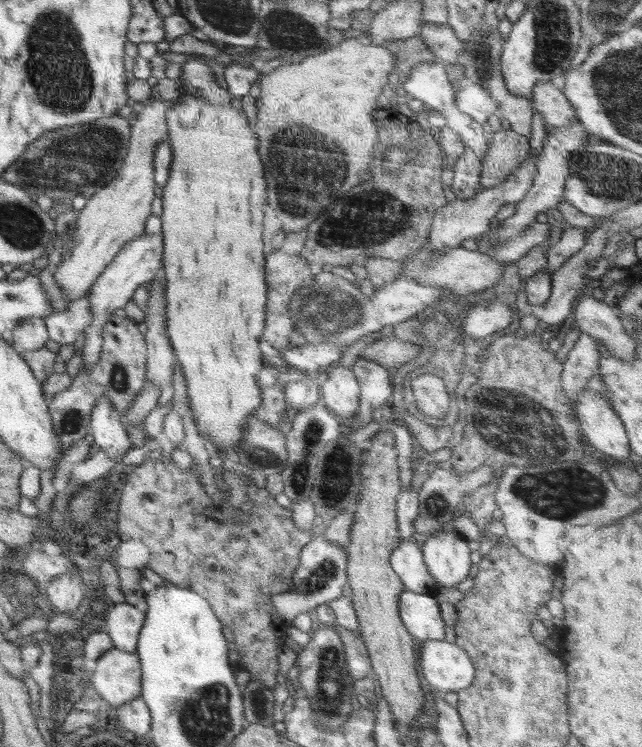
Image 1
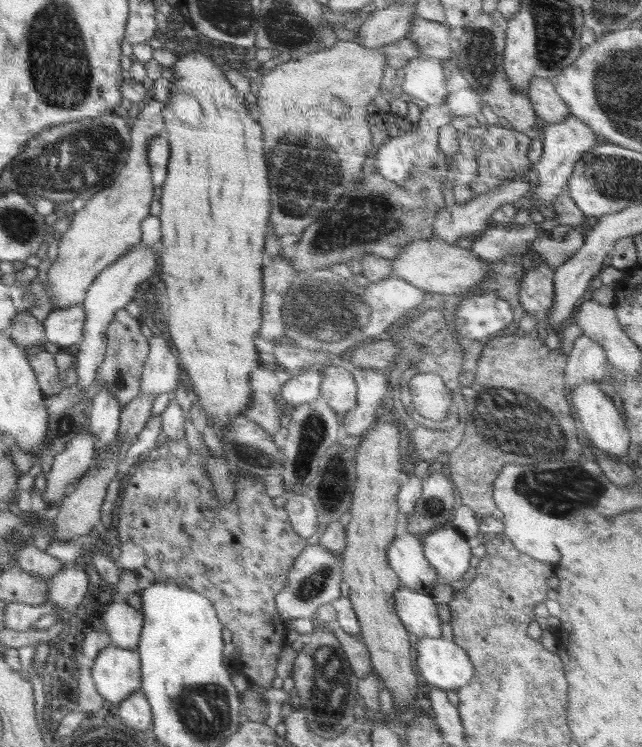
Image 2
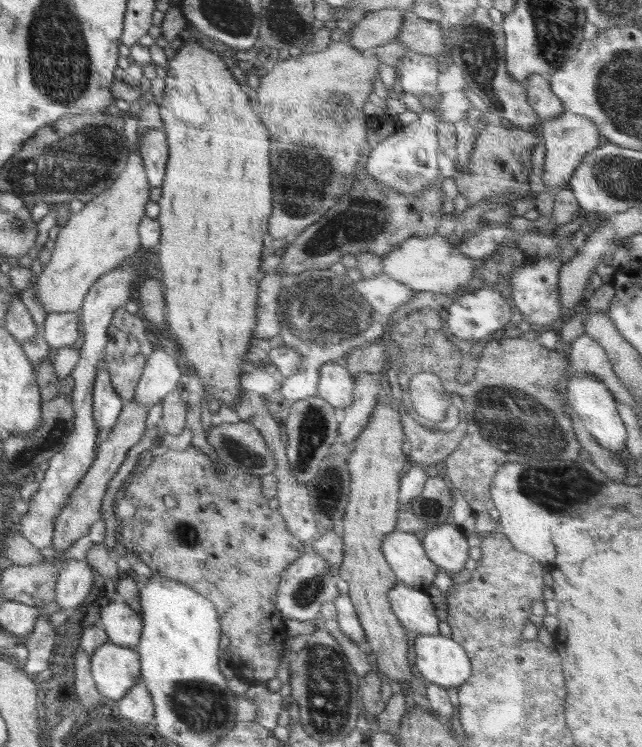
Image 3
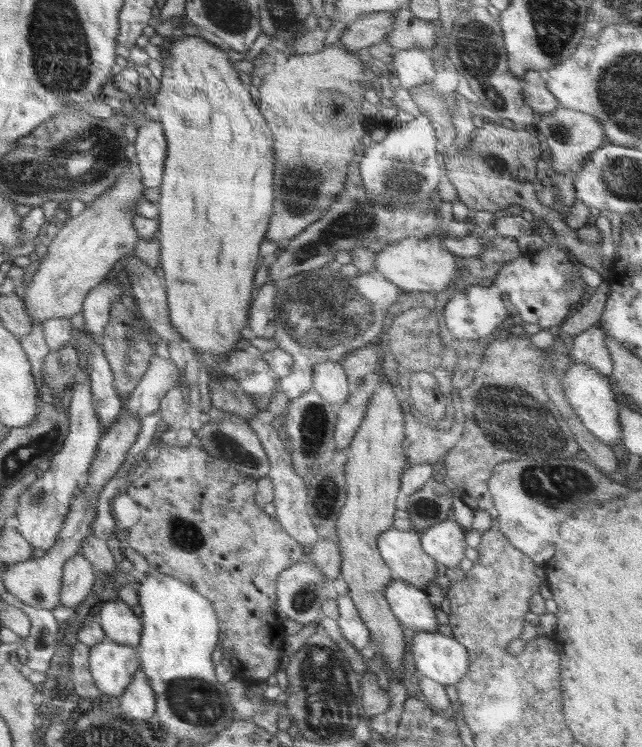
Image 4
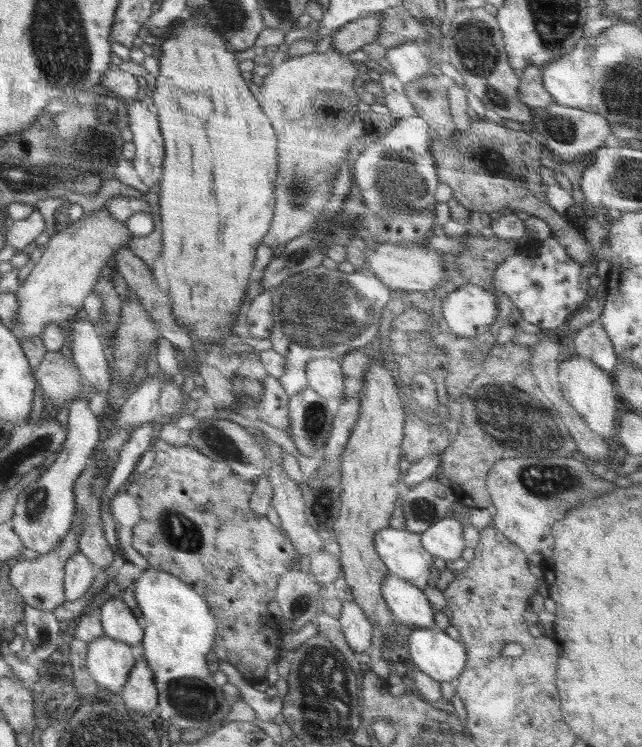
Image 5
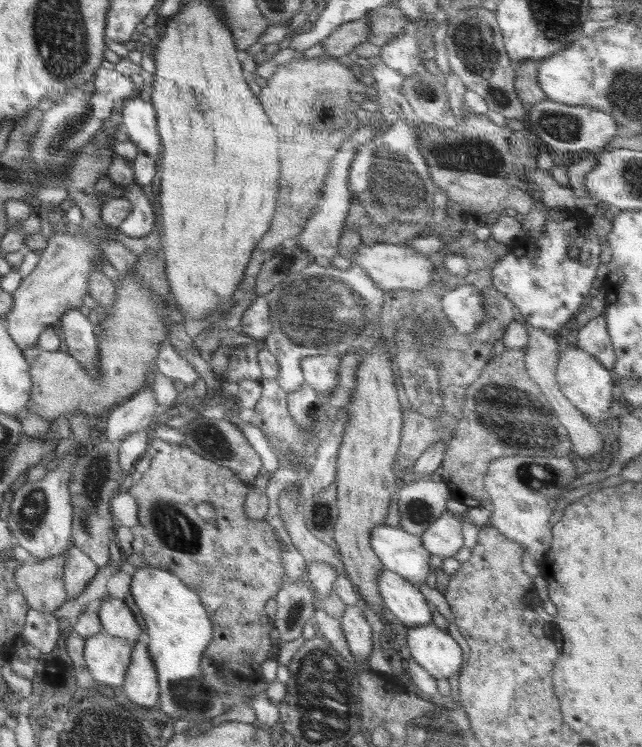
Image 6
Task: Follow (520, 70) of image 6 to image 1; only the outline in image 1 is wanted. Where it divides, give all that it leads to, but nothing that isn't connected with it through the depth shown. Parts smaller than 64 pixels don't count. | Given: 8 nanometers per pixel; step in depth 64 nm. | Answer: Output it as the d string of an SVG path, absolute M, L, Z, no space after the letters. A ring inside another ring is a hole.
M551 81L538 82L532 88L531 104L533 109L541 114L548 127L570 126L577 120L574 106Z

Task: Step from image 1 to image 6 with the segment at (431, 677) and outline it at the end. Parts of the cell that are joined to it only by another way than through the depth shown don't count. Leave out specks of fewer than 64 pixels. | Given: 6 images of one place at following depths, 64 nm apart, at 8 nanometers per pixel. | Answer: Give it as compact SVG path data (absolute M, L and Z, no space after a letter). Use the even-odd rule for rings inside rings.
M433 622L410 627L407 644L411 658L434 678L448 679L462 668L462 648Z

